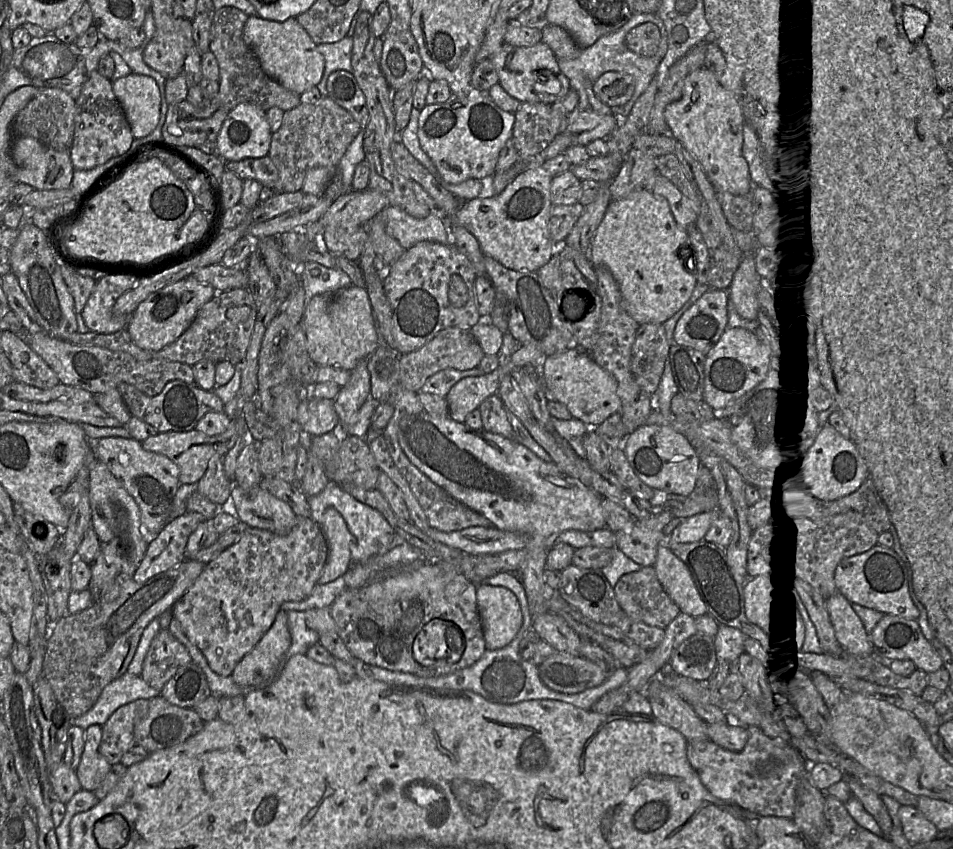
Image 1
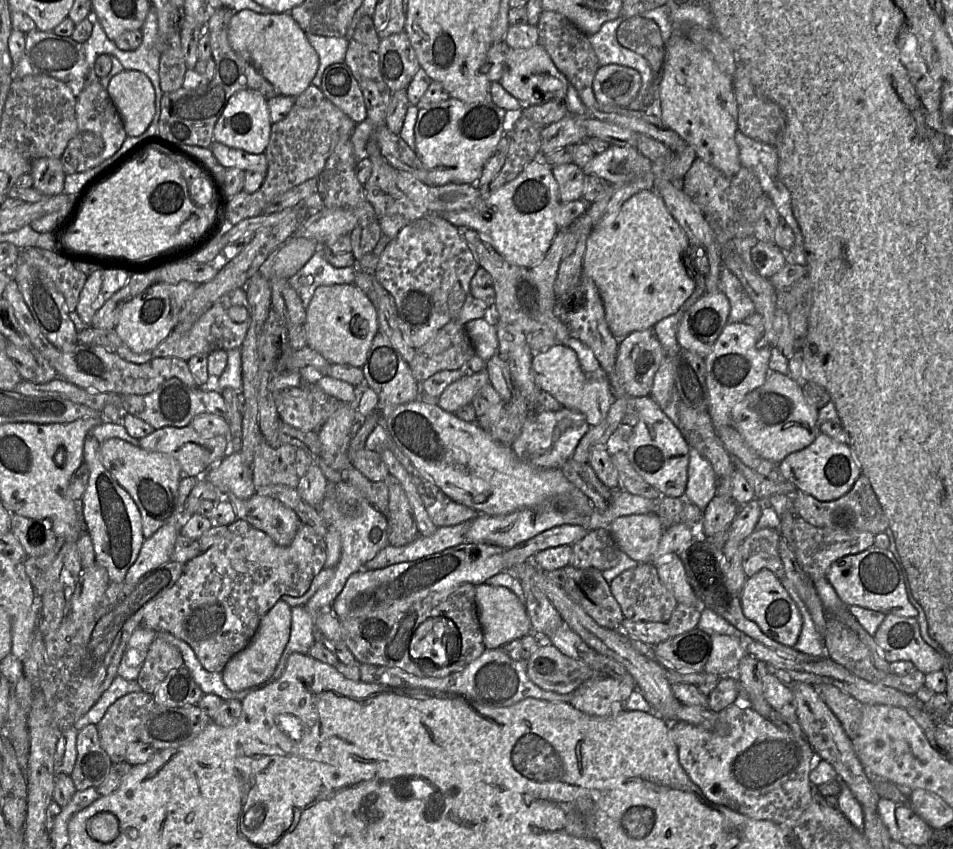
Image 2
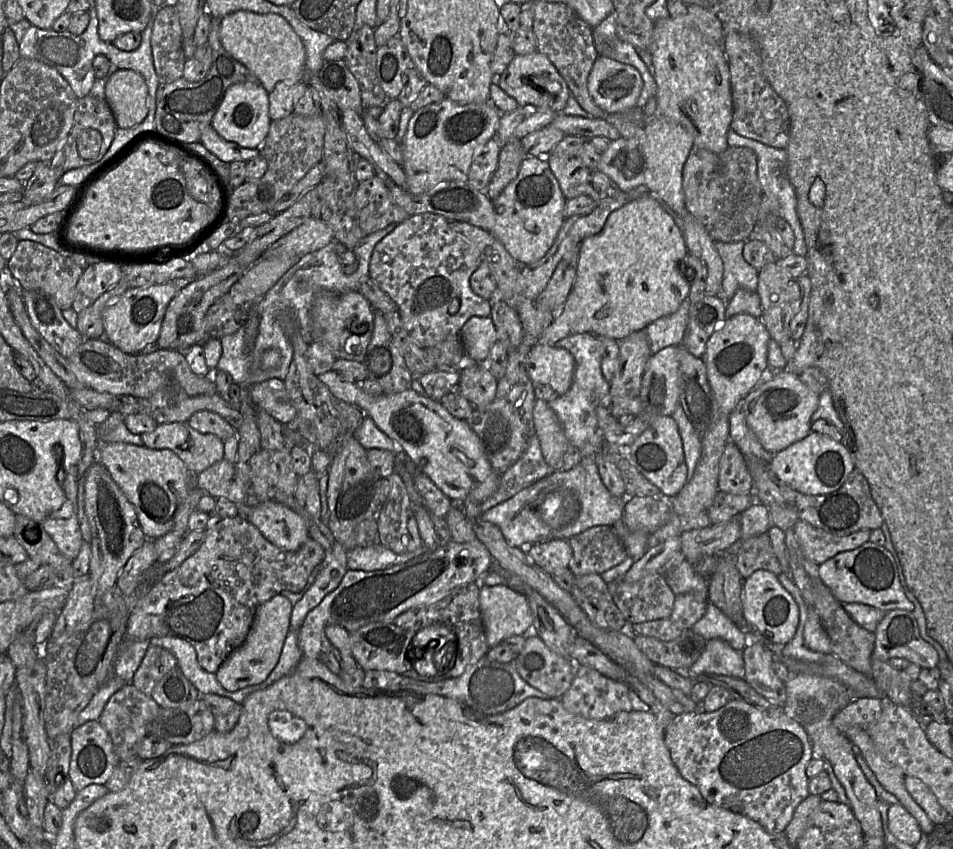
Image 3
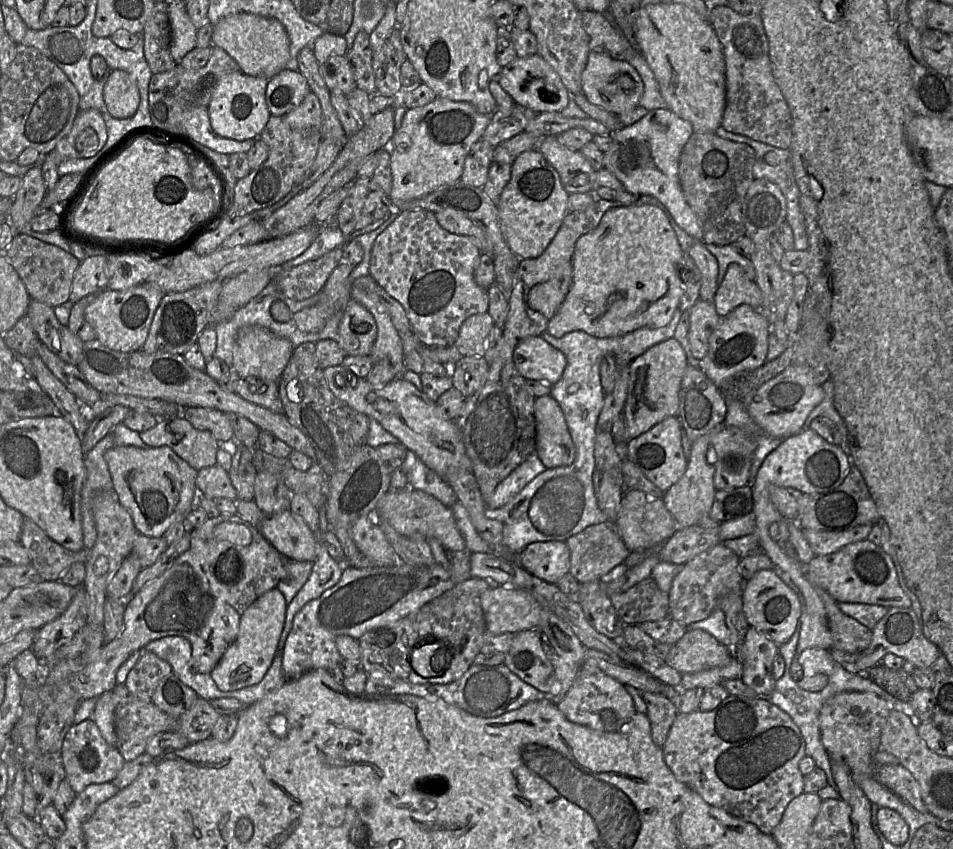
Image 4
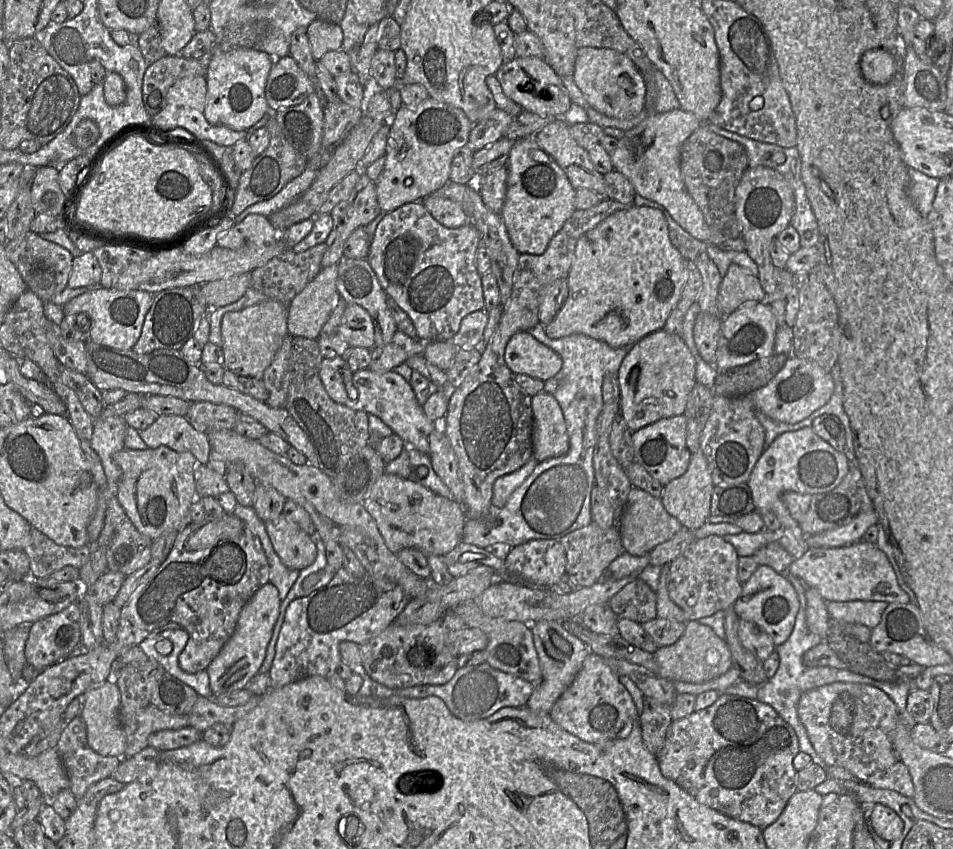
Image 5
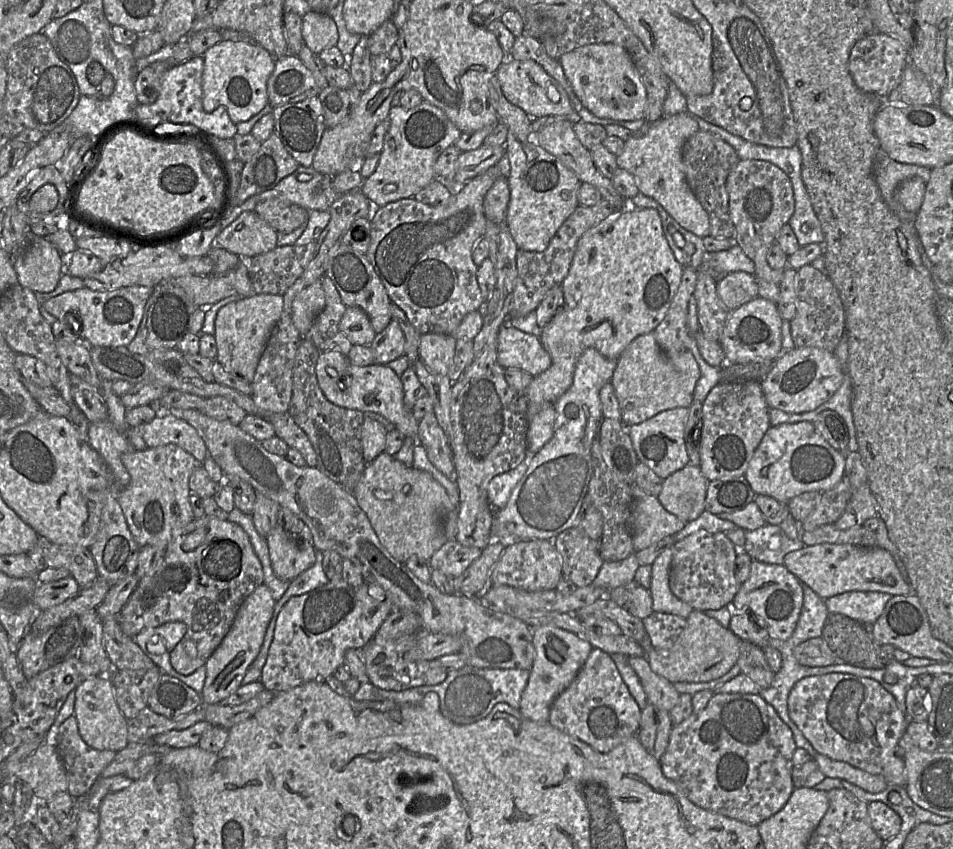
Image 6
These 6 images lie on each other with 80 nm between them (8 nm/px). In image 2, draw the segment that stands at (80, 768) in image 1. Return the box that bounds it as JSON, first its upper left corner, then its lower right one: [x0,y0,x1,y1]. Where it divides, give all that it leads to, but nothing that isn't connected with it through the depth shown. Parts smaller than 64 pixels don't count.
[70,724,113,791]

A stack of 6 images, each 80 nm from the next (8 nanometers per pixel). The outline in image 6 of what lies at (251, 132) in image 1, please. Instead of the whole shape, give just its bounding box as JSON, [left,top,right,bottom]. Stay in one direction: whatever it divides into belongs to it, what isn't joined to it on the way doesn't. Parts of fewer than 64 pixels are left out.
[202,39,276,124]

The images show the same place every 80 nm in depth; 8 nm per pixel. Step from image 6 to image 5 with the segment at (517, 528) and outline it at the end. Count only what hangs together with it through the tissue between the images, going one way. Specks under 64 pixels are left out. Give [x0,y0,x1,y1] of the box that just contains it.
[463,334,629,549]

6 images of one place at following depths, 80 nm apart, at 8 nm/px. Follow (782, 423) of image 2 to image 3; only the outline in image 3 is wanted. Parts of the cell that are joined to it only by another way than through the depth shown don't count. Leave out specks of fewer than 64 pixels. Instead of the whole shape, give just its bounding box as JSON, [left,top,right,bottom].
[740,371,819,454]

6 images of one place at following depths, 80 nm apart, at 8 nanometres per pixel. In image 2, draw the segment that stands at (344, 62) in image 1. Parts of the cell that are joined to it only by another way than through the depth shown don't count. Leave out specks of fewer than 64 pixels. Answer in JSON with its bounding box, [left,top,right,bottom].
[306,32,349,89]

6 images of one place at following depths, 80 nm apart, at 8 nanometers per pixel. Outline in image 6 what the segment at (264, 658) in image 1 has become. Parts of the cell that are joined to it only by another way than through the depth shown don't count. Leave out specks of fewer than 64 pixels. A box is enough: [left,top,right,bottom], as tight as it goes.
[200,584,275,704]

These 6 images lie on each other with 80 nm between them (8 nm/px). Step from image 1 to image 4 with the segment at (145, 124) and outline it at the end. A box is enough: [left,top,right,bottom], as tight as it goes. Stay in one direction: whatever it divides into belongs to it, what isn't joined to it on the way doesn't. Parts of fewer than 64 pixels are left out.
[103,70,140,119]

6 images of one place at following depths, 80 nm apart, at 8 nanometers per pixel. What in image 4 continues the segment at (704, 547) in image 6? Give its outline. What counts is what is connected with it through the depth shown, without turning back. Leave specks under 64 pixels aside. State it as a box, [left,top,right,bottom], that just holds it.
[668,542,745,627]

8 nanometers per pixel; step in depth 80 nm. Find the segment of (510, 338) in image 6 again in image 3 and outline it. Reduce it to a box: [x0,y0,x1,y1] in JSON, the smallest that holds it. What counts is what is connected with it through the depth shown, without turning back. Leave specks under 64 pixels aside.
[526,342,575,395]

